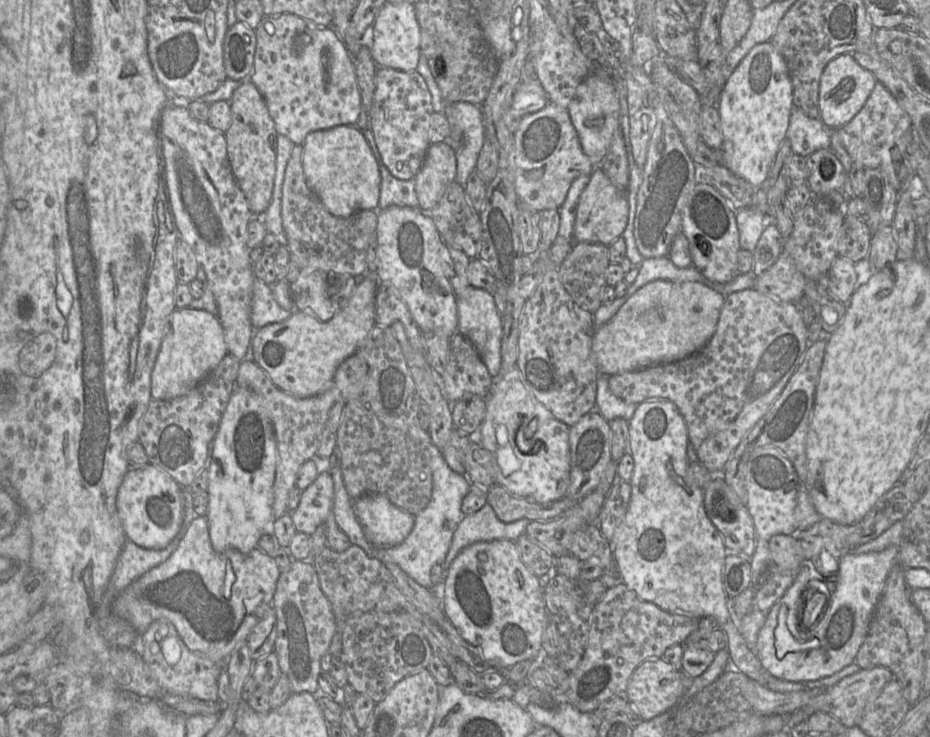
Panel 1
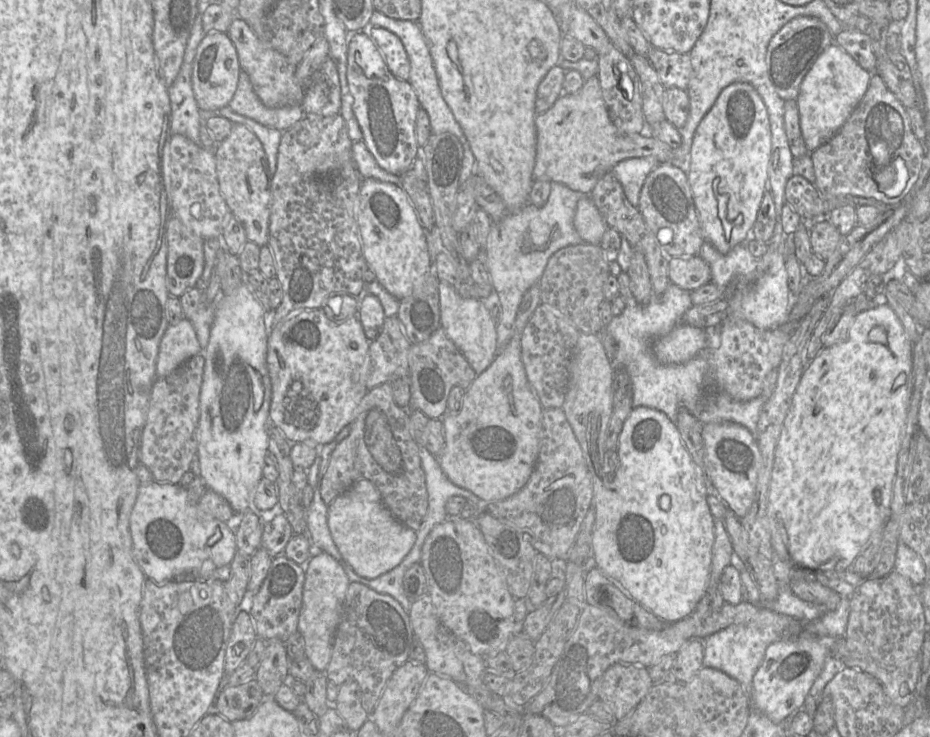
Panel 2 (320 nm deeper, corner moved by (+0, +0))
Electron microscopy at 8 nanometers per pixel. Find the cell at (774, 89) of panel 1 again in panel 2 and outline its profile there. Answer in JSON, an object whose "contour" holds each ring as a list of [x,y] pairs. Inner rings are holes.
{"contour":[[[735,82],[726,86],[699,123],[685,165],[703,235],[721,254],[754,238],[753,226],[768,183],[770,156],[771,130],[763,100],[749,83]]]}

